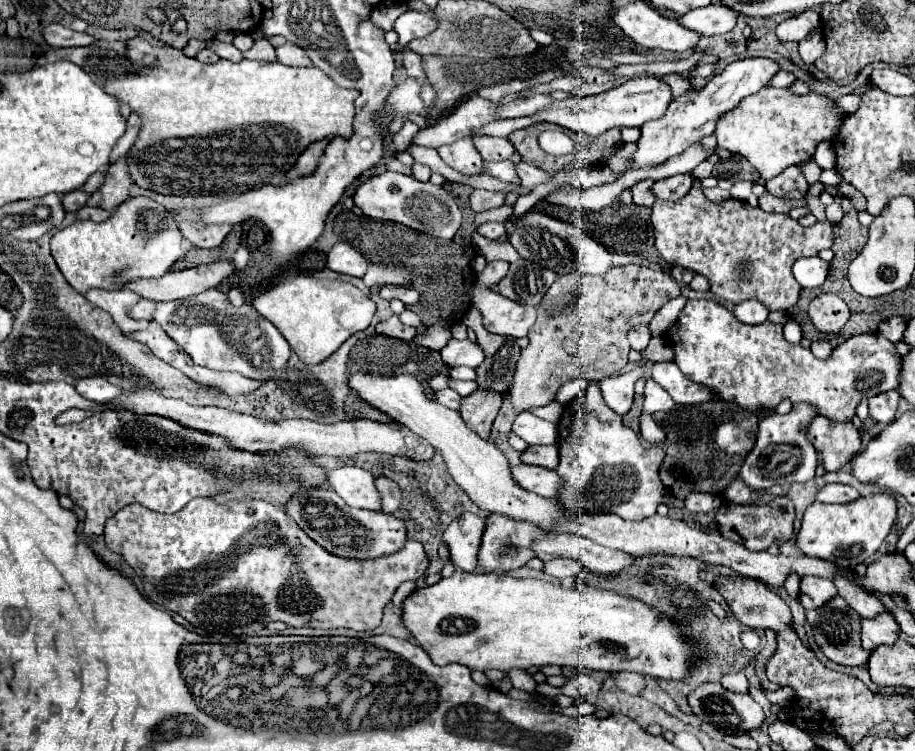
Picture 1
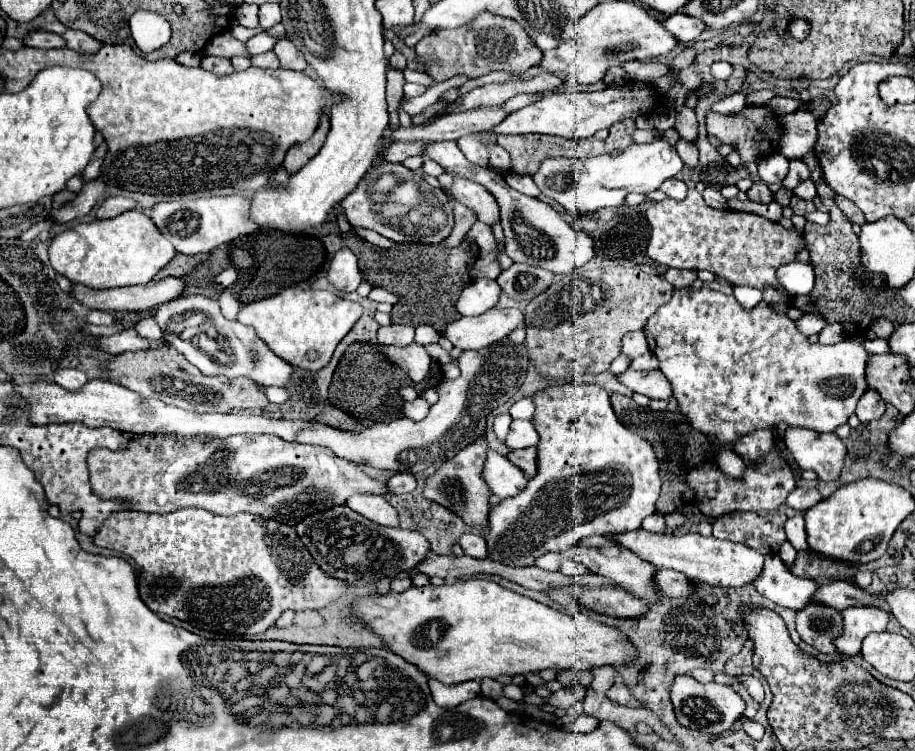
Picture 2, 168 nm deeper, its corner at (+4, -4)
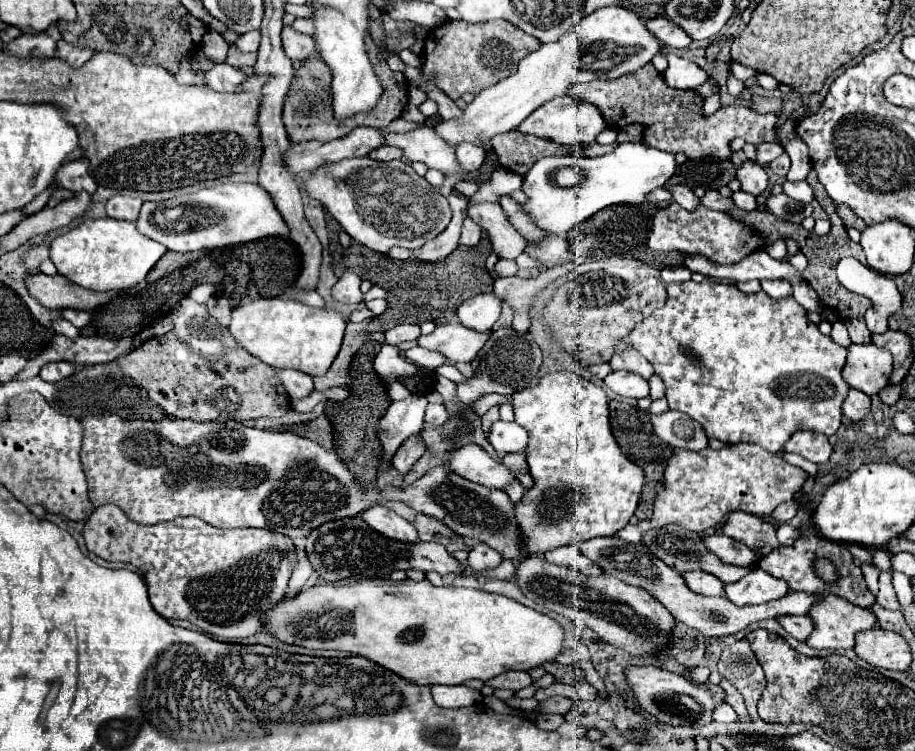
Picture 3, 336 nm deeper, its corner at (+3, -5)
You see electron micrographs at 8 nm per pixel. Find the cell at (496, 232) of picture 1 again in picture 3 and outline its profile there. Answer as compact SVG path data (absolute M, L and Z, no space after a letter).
M467 217L463 223L463 231L461 231L461 243L463 245L477 245L479 239L481 239L481 227Z

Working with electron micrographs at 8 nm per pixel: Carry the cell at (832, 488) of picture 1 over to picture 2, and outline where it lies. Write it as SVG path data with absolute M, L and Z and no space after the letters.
M796 488L796 490L788 496L786 504L788 504L792 510L796 510L796 512L804 512L804 510L812 508L814 504L818 504L820 500L822 500L822 496L818 494L816 488Z

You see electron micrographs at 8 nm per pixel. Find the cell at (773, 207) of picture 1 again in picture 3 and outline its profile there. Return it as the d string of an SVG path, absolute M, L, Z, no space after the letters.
M745 161L739 169L737 169L737 179L741 181L741 189L751 193L751 195L761 195L767 189L769 177L765 167L757 165L755 161Z

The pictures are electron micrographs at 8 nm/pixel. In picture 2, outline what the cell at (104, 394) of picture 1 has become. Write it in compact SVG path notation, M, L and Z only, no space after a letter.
M68 368L68 370L58 370L58 372L54 374L54 382L56 382L58 386L66 388L66 390L80 390L80 388L88 382L88 378L86 378L84 372Z

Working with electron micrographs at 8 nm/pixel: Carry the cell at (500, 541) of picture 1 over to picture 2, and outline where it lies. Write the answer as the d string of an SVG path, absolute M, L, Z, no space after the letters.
M554 382L550 386L546 386L544 390L536 392L532 396L532 402L536 406L534 410L534 416L532 416L532 424L540 436L540 442L538 442L538 474L528 482L528 486L524 488L524 492L520 492L518 496L512 496L512 498L506 498L502 500L498 506L494 506L490 510L490 522L488 522L488 536L486 536L486 542L488 542L488 552L490 552L490 560L496 560L496 562L502 562L502 564L508 564L508 566L532 566L542 554L546 552L564 552L568 550L572 544L576 544L580 538L586 538L586 536L594 536L594 534L600 534L600 536L608 536L608 534L620 534L620 532L630 532L630 530L636 530L640 528L642 520L650 514L654 514L654 504L658 500L658 494L660 494L660 476L658 476L658 460L656 460L656 454L652 450L652 446L640 438L638 434L630 432L626 426L622 426L612 410L612 404L610 404L610 396L608 392L598 386L598 384L584 384L584 382Z

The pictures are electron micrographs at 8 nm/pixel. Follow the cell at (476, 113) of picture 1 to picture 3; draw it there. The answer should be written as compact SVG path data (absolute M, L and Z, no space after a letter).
M383 145L381 149L375 149L371 159L375 161L393 161L393 159L403 159L403 151L397 149L397 147L391 147L391 145Z

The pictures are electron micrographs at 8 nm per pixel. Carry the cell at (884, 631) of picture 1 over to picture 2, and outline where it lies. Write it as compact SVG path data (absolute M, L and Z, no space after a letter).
M854 606L840 612L842 616L842 634L834 640L836 648L846 654L854 656L860 652L862 640L870 632L884 632L888 624L888 614L878 606Z

